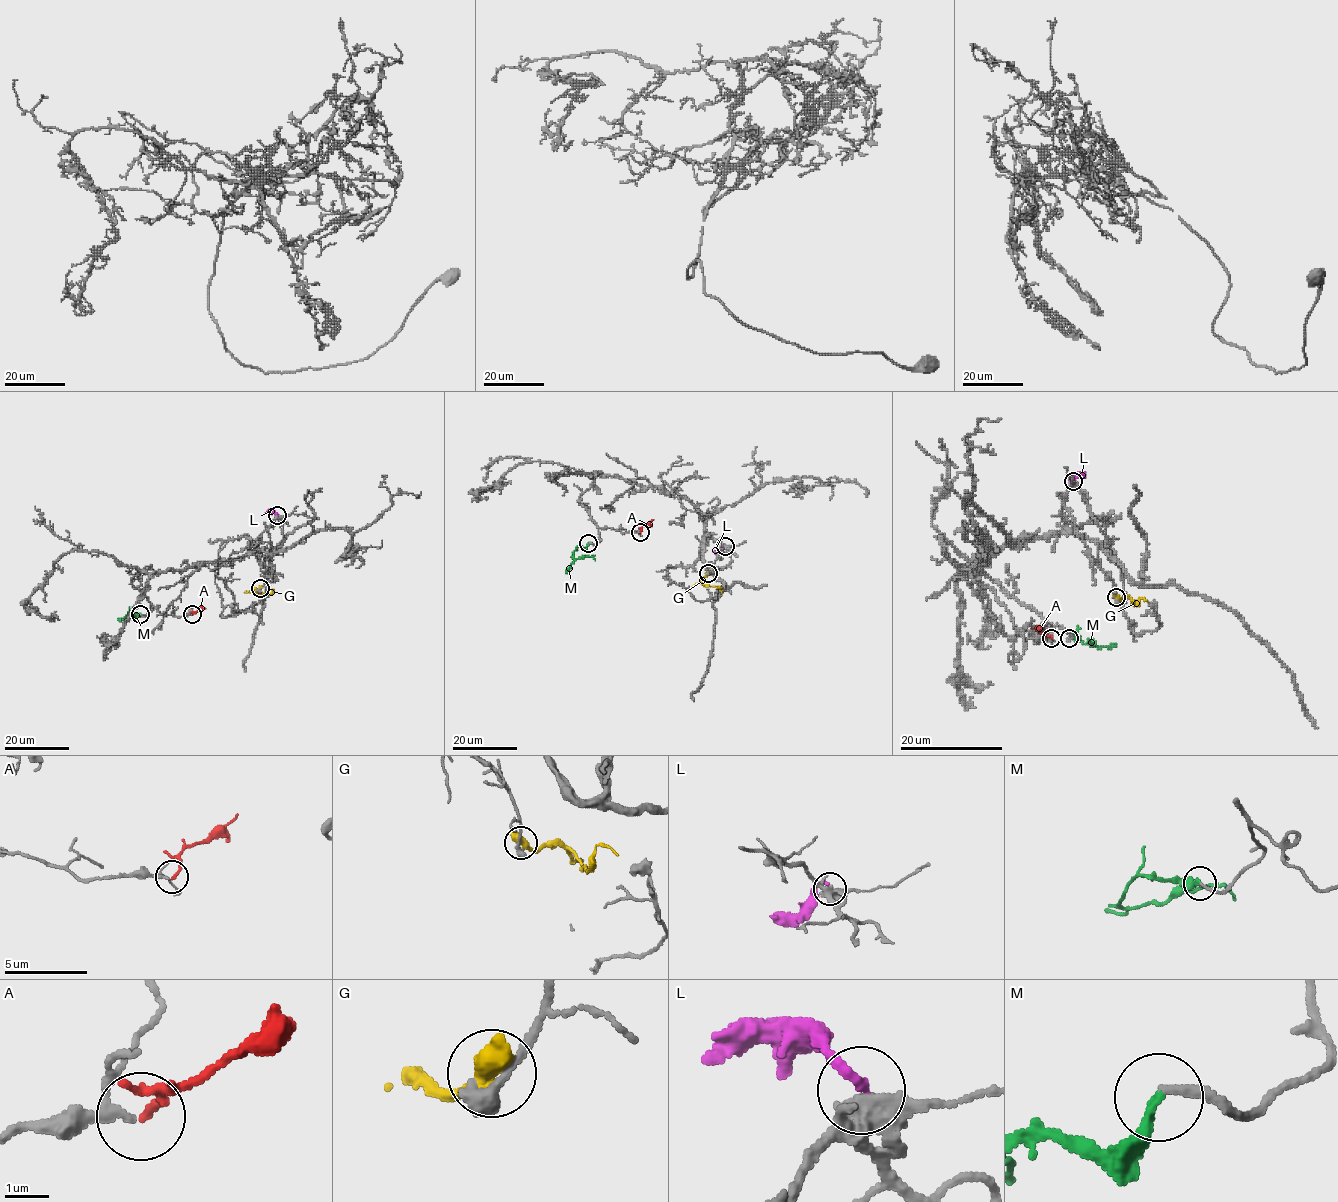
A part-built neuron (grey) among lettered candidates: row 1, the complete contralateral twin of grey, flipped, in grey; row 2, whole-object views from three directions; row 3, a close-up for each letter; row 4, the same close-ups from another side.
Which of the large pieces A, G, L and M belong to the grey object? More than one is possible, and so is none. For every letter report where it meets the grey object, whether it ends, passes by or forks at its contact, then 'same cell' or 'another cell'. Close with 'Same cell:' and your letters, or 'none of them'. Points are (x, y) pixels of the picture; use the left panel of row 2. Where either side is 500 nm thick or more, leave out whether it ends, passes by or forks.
A: contact (192, 614); it ends; same cell
G: contact (260, 588); another cell
L: contact (277, 515); it ends; another cell
M: contact (140, 614); it ends; same cell
Same cell: A, M

